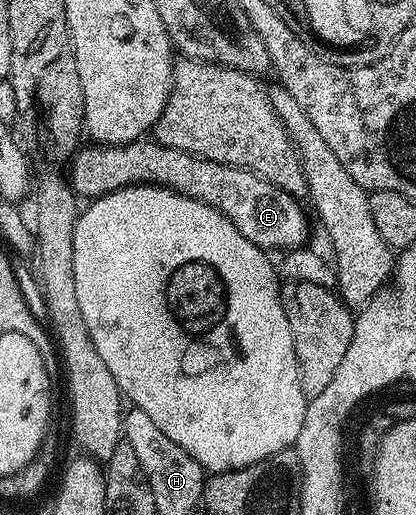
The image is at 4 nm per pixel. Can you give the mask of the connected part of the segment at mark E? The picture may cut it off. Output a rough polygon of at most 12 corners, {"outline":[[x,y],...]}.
{"outline":[[152,138],[81,147],[77,197],[155,184],[217,208],[262,249],[309,243],[299,199]]}

